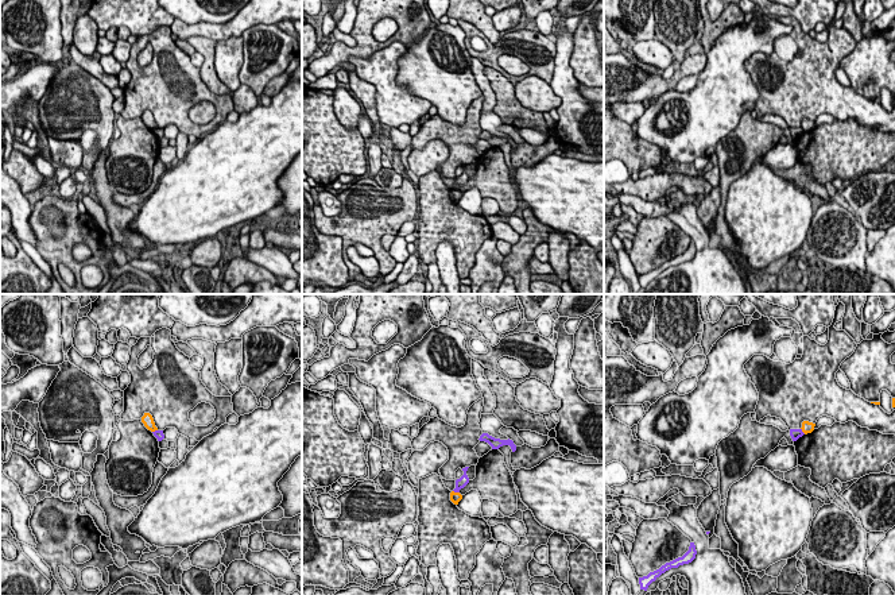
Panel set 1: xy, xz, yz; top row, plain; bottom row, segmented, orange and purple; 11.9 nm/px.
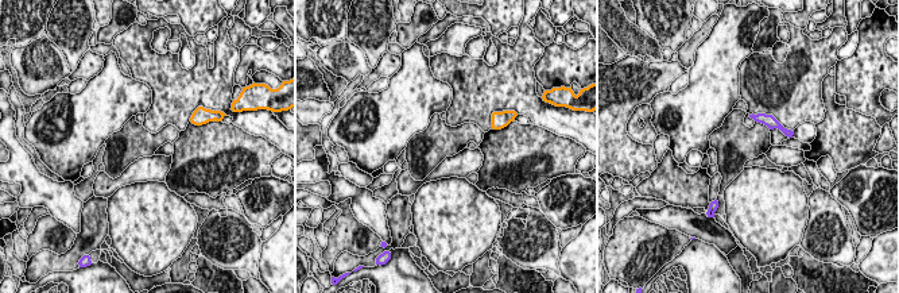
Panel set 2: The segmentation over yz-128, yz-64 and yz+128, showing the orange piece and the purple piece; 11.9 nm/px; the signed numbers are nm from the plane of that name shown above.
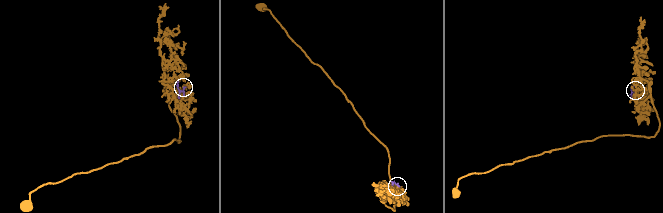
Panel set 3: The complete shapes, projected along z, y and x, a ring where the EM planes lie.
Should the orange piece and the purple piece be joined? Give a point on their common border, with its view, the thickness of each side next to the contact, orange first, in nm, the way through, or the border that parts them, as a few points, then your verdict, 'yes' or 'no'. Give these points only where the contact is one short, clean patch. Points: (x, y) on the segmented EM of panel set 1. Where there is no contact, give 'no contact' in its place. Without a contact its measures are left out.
xz (456, 493) | 130/130 nm | along xz (453, 490), (458, 493) | no

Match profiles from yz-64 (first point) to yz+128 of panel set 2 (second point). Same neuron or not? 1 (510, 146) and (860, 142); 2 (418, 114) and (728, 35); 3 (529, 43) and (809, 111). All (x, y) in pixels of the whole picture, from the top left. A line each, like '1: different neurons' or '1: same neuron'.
1: same neuron
2: same neuron
3: same neuron

